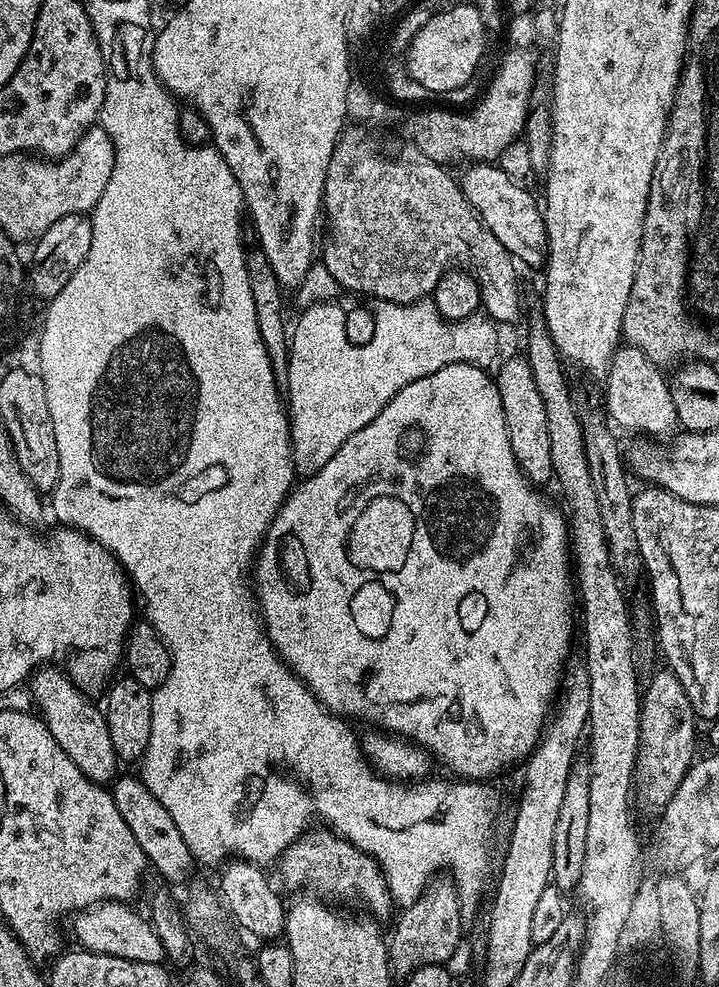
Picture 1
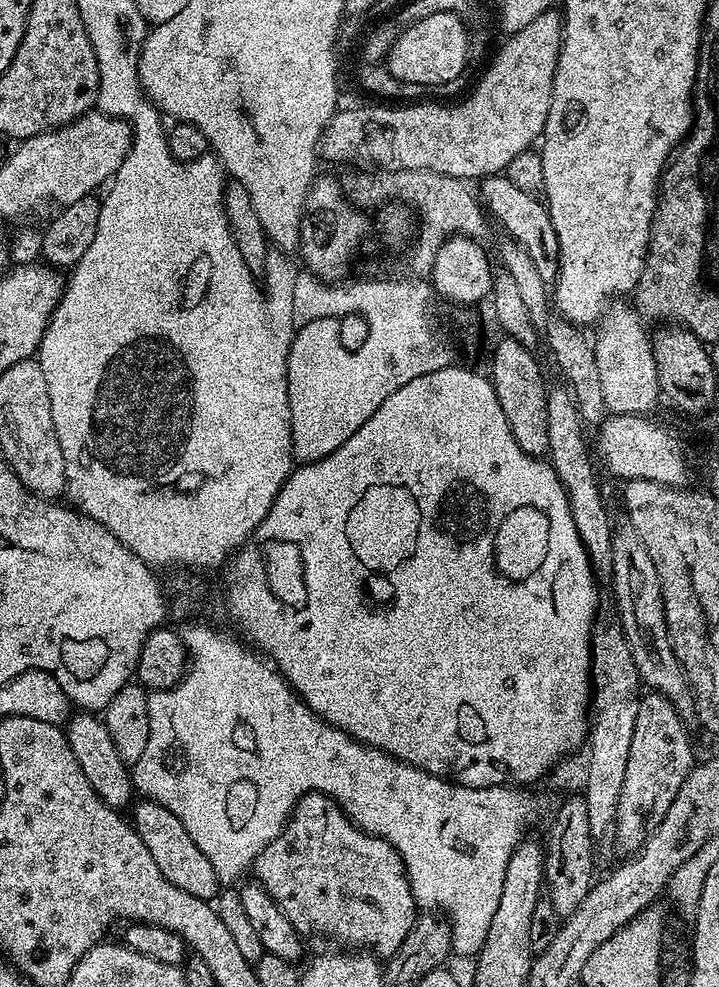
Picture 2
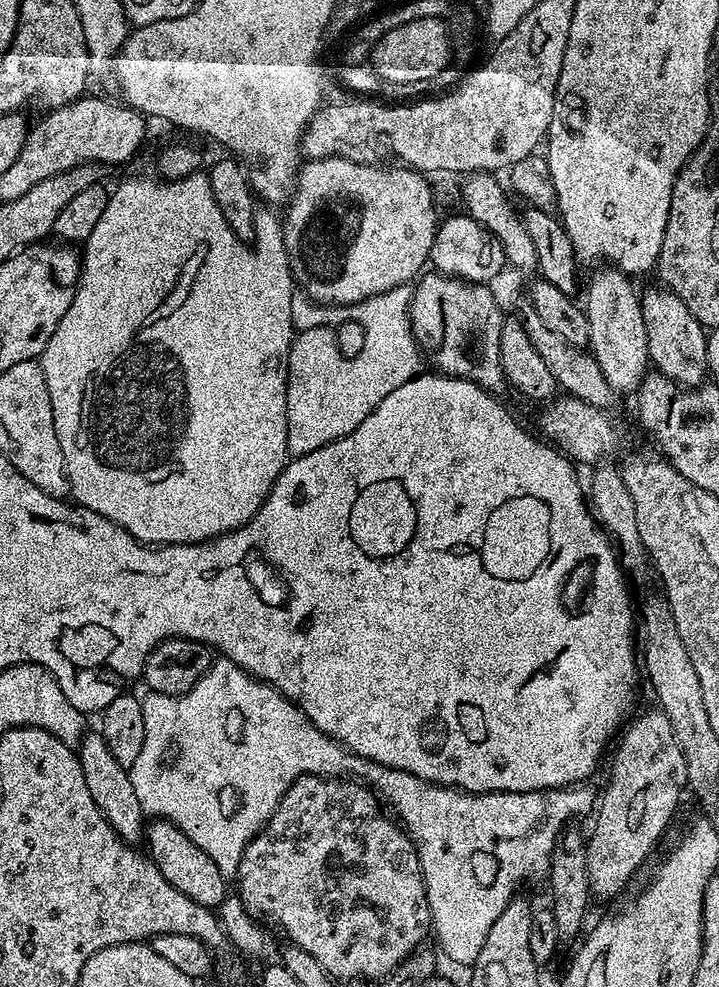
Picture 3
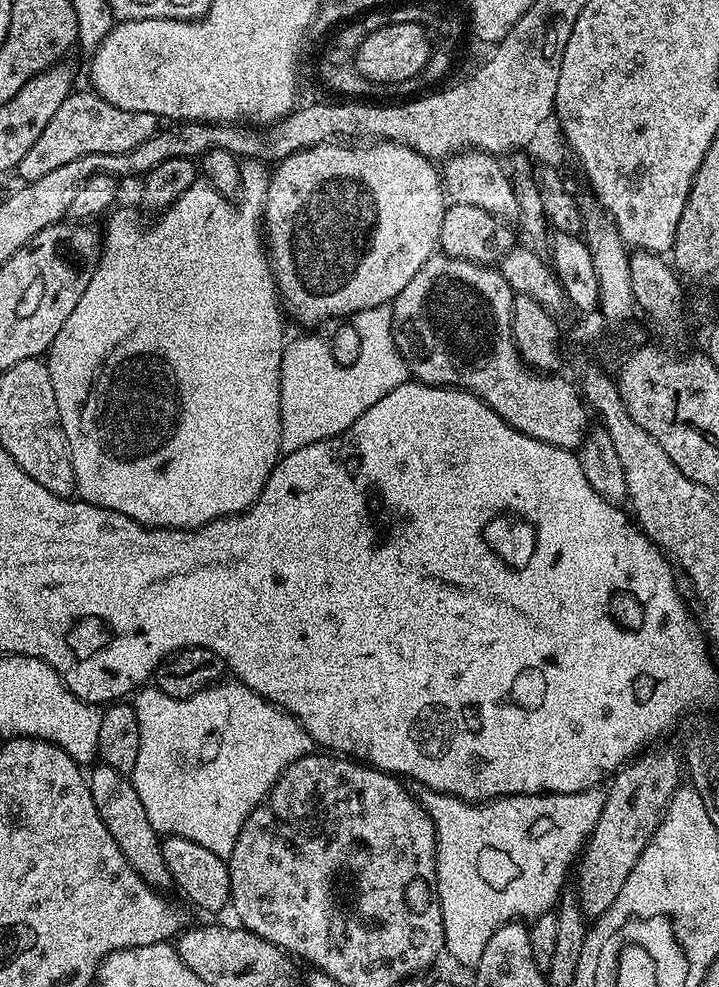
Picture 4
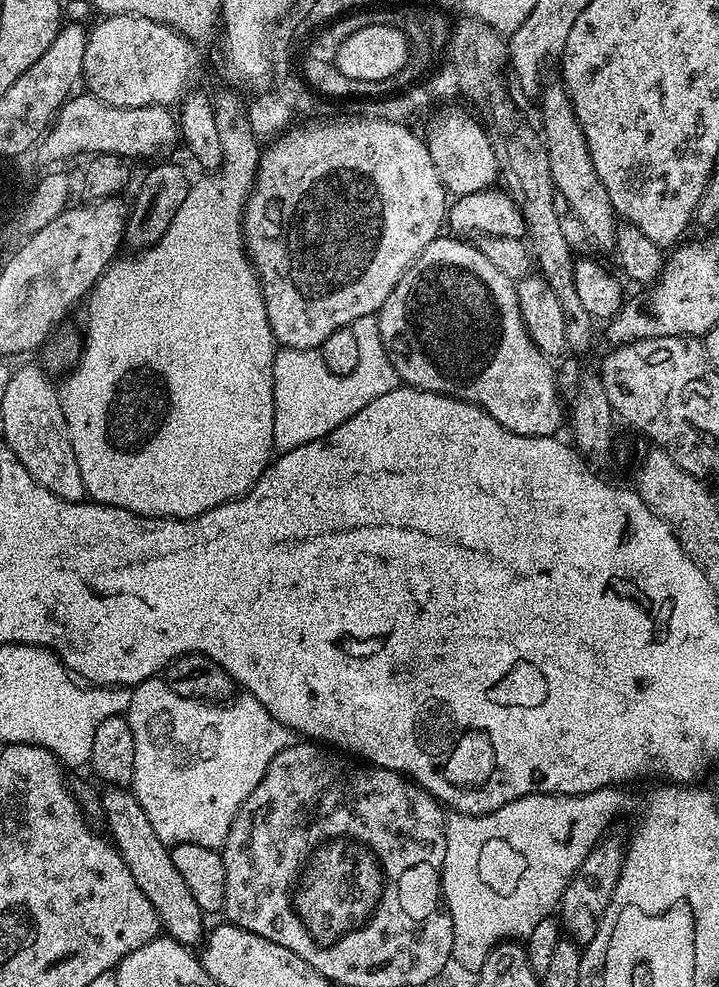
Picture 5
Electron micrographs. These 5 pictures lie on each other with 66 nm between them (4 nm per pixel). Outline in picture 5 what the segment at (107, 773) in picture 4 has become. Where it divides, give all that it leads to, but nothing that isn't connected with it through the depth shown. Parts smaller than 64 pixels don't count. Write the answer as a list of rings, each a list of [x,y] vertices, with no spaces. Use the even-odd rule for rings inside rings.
[[[116,786],[105,792],[108,793],[102,796],[102,816],[108,819],[107,835],[119,852],[122,862],[130,870],[138,890],[142,890],[142,894],[150,898],[150,906],[154,906],[158,914],[161,929],[170,939],[177,940],[180,944],[196,946],[199,940],[205,939],[206,916],[201,912],[198,902],[194,902],[186,882],[182,882],[182,874],[178,874],[178,866],[174,866],[171,851],[154,834],[131,791]]]

